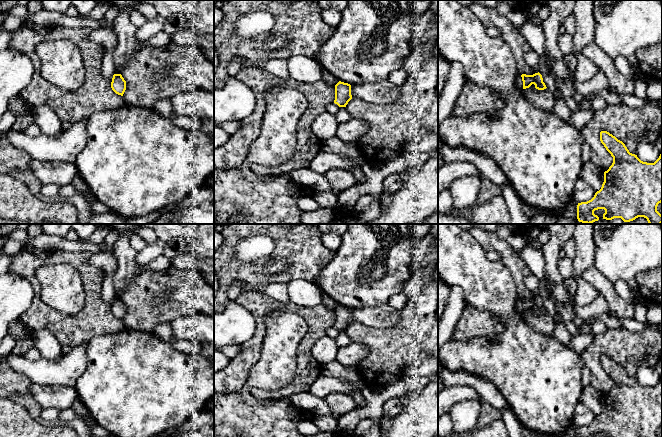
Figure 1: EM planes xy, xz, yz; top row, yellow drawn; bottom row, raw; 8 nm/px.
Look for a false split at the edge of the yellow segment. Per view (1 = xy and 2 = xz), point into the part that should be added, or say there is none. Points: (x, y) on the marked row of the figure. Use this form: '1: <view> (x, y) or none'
1: none
2: none

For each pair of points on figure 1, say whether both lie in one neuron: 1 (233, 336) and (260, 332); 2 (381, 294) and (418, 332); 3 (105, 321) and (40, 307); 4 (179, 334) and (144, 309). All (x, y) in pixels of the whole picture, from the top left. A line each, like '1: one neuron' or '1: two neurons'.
1: two neurons
2: two neurons
3: one neuron
4: two neurons

